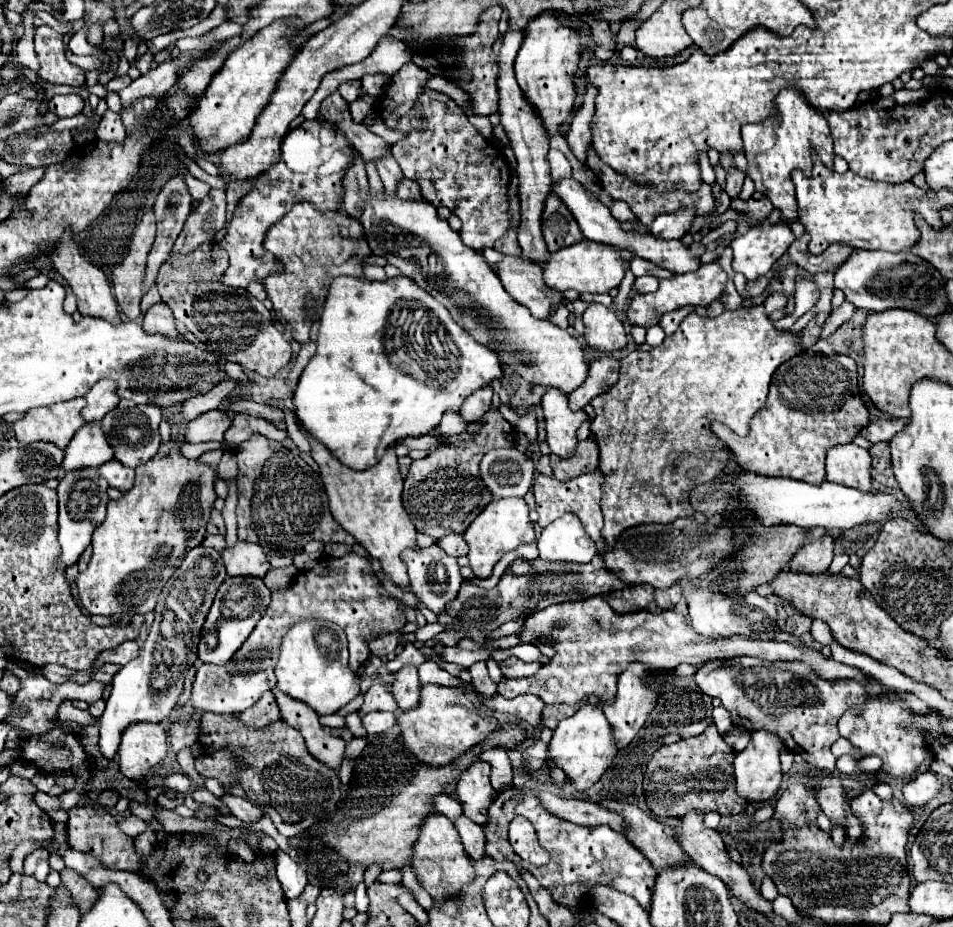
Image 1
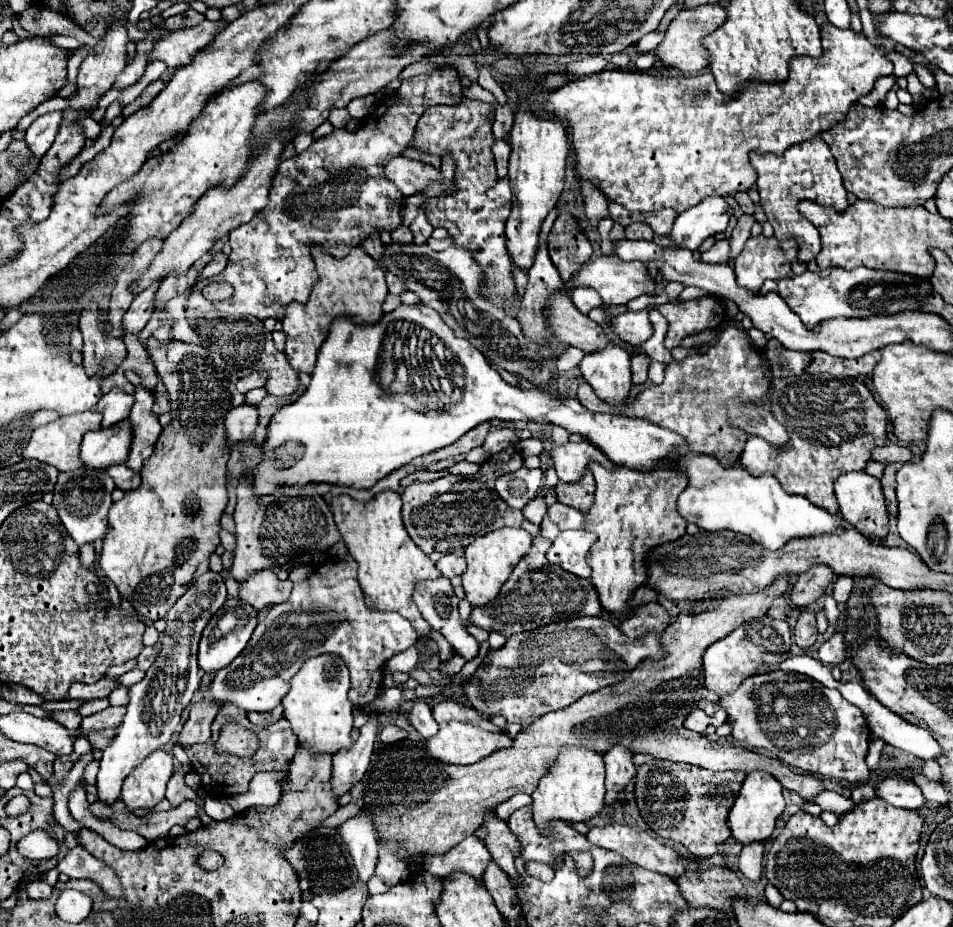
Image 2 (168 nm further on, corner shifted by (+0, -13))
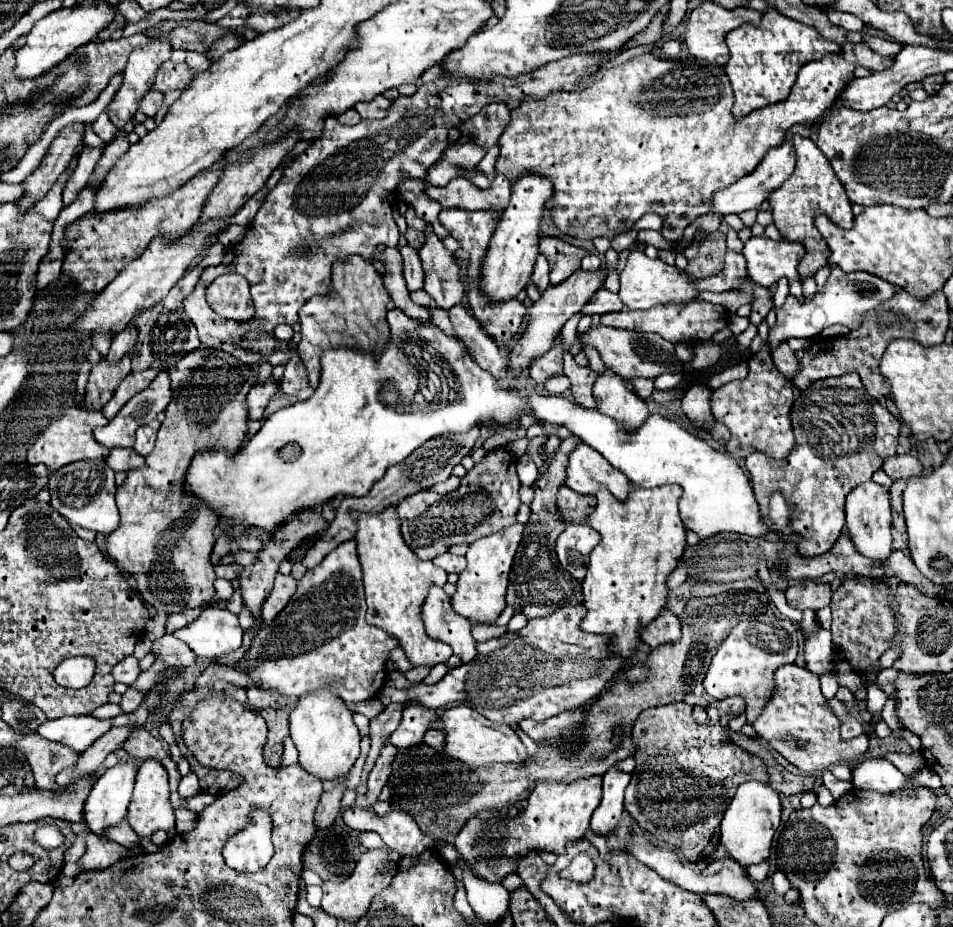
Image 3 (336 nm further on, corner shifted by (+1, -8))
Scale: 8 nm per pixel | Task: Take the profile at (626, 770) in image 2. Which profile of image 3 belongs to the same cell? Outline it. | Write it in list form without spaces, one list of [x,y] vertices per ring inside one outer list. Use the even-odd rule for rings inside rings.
[[[610,768],[604,774],[604,794],[602,802],[592,814],[590,830],[598,836],[608,836],[616,830],[620,816],[624,812],[624,790],[630,782],[630,774],[618,772],[616,768]]]

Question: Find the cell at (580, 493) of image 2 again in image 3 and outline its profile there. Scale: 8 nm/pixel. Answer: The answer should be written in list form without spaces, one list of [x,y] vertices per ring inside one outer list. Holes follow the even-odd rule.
[[[562,486],[558,492],[558,510],[566,522],[586,524],[586,518],[594,506],[596,506],[594,496],[580,496],[568,486]]]

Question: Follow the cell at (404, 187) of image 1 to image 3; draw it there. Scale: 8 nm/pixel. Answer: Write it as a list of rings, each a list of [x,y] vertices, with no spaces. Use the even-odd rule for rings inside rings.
[[[430,224],[424,234],[426,244],[418,250],[426,274],[424,290],[436,300],[438,308],[450,310],[464,298],[464,288],[458,278],[460,272],[458,258],[440,242],[440,238],[432,232]]]

